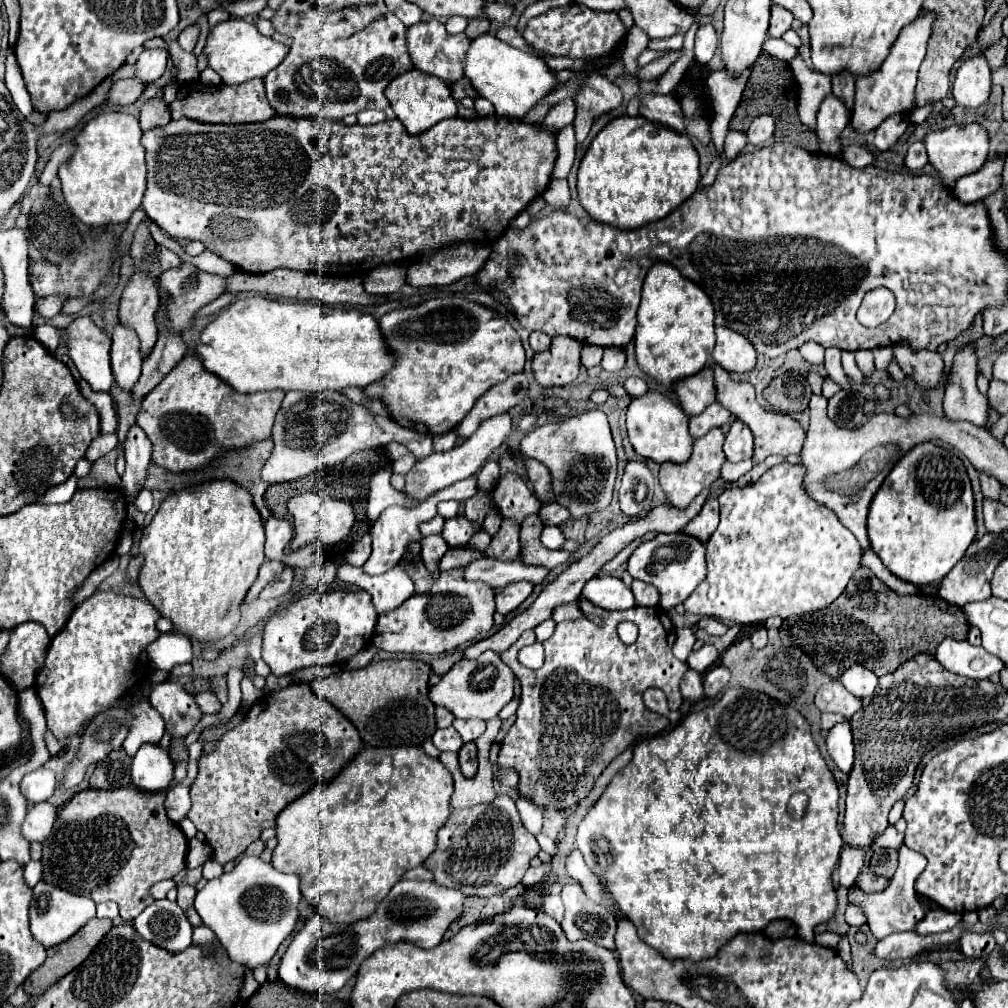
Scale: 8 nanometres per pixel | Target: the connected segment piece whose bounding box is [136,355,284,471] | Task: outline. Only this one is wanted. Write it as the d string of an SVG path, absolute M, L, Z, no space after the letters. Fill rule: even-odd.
M184 355L182 361L164 377L164 381L142 399L142 407L140 407L142 411L138 411L136 423L146 431L148 439L154 445L152 463L168 471L190 471L208 465L212 459L216 459L220 453L228 449L246 447L252 441L270 437L274 417L280 409L282 399L284 399L284 391L260 391L250 395L236 393L236 389L232 389L220 377L208 373L204 365L200 365L200 359L196 355Z

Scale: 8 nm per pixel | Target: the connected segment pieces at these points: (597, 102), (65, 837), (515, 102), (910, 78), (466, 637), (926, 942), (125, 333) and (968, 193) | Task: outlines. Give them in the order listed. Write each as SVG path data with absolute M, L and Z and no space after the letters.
M594 71L584 79L584 85L578 87L574 101L576 101L574 133L576 141L582 143L588 135L594 119L600 117L602 113L608 113L608 111L620 107L622 95L620 95L618 85L614 85L604 75Z
M136 787L124 789L86 789L76 793L68 805L62 807L52 833L44 843L42 879L54 887L66 889L76 895L88 895L94 903L114 901L120 907L120 917L130 923L154 899L150 887L156 881L170 879L186 867L188 841L180 827L168 819L164 811L166 793L144 793Z
M490 33L472 41L466 55L464 73L476 91L496 107L496 115L500 117L522 119L540 99L558 89L556 71L552 71L540 57L514 49Z
M922 11L910 25L906 25L900 31L896 43L892 45L892 49L890 49L888 57L882 61L882 65L878 69L870 71L870 75L856 77L854 111L852 111L852 119L850 119L850 125L856 131L874 131L888 115L914 111L914 89L916 89L918 67L926 55L934 19L936 17L932 11Z
M458 567L440 573L428 593L412 595L398 609L380 615L372 641L378 649L390 653L442 655L488 633L494 625L494 613L494 589L480 581L466 581L464 567Z
M956 927L948 933L928 935L928 937L920 937L914 933L896 933L896 935L880 939L874 951L876 951L876 957L884 959L884 961L896 961L896 959L906 959L906 957L910 959L910 957L916 957L918 953L922 953L926 949L958 943L960 935L962 935L960 927Z
M116 323L112 329L110 363L114 371L114 381L124 391L130 391L140 377L140 365L142 365L140 341L136 341L132 329L124 329L124 325L120 323Z
M1004 155L988 159L978 173L964 175L962 179L958 179L956 187L952 189L952 195L956 195L956 199L964 203L976 203L978 199L994 193L1002 185L1002 167Z

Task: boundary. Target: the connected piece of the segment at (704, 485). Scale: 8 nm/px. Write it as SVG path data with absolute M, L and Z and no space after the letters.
M712 429L704 437L700 437L700 439L694 441L694 451L692 451L692 455L690 455L688 461L684 461L680 465L672 465L668 461L668 463L664 463L660 467L660 485L666 491L666 495L668 495L668 499L670 499L670 503L674 507L680 507L680 509L688 507L690 501L702 489L708 489L720 477L720 467L726 461L722 445L724 445L724 433L722 433L722 429Z

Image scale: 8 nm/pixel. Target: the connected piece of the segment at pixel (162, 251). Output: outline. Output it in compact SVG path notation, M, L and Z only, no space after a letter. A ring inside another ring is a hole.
M158 247L158 259L160 259L162 271L166 271L166 269L170 269L170 267L178 267L178 265L182 263L182 259L180 259L176 253L168 251L166 247Z

